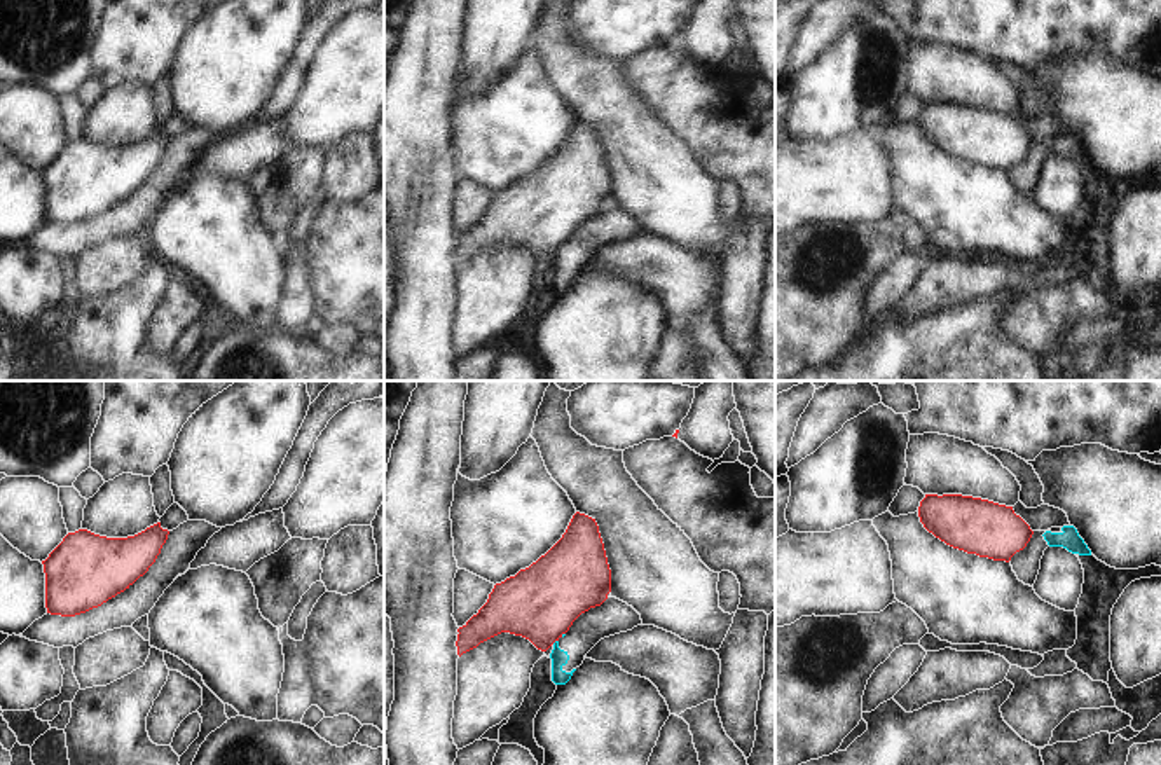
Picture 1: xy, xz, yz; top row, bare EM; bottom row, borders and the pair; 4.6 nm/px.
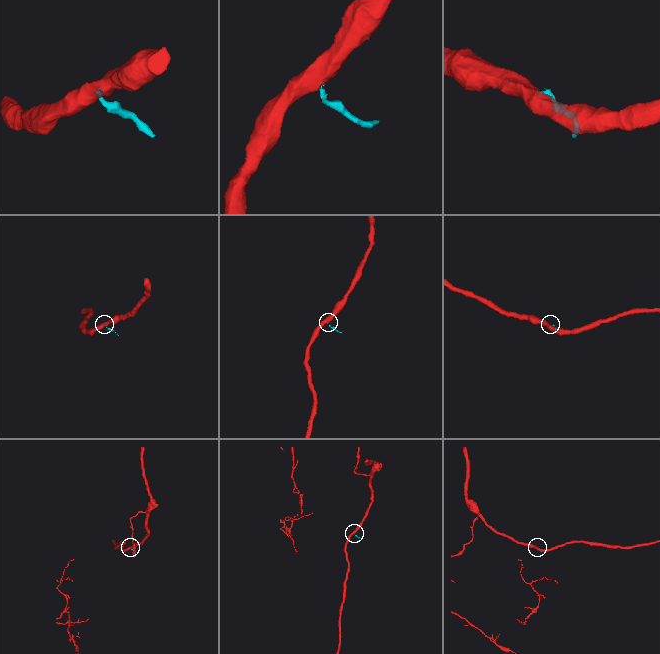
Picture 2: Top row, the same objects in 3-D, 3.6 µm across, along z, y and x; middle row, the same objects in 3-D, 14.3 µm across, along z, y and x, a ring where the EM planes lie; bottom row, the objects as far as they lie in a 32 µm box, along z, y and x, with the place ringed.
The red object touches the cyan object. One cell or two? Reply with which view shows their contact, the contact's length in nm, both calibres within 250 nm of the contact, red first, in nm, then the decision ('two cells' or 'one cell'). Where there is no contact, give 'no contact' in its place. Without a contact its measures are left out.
contact in xz; length 40 nm; calibres 360 and 80 nm; two cells

